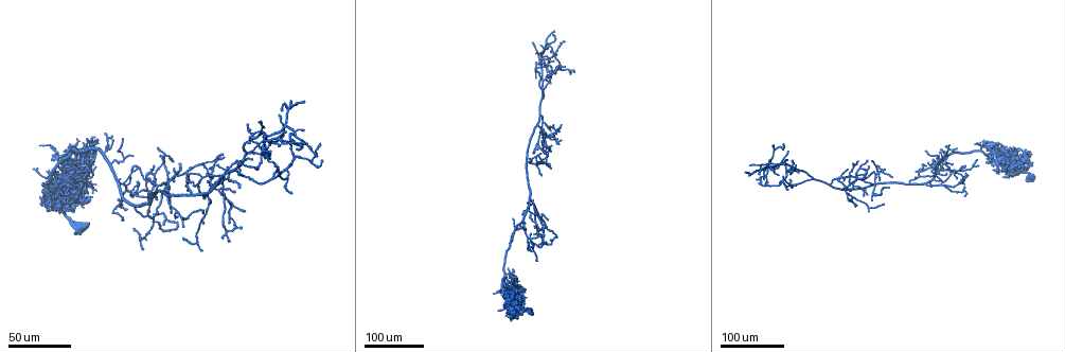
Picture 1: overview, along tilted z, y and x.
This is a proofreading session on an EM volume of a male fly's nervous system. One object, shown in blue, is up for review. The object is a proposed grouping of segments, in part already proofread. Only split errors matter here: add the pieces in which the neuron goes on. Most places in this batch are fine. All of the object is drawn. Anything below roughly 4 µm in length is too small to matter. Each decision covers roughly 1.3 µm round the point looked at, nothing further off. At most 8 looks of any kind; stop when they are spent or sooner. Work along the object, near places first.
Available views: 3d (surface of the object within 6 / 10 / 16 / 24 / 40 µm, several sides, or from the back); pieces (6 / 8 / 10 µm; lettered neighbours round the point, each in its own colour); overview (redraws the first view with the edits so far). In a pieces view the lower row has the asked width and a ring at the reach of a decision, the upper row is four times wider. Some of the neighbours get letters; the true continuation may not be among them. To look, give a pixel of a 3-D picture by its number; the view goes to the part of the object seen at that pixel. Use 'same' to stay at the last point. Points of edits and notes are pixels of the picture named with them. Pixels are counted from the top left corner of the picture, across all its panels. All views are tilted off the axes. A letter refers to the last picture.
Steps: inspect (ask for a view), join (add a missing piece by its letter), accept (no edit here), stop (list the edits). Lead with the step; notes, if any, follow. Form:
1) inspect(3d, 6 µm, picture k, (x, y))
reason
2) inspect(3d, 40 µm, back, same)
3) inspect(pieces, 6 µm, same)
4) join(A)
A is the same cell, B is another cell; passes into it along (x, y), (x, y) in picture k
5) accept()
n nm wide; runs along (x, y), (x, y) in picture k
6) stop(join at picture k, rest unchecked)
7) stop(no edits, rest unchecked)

inspect(3d, 40 µm, picture 1, (793, 162))
branch stops here

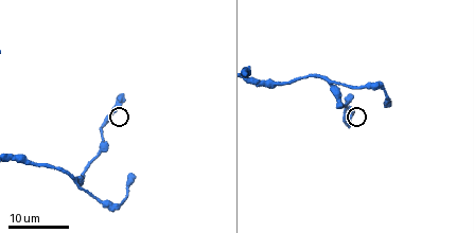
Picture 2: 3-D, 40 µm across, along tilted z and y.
inspect(pieces, 8 µm, picture 2, (124, 95))
what lies round it

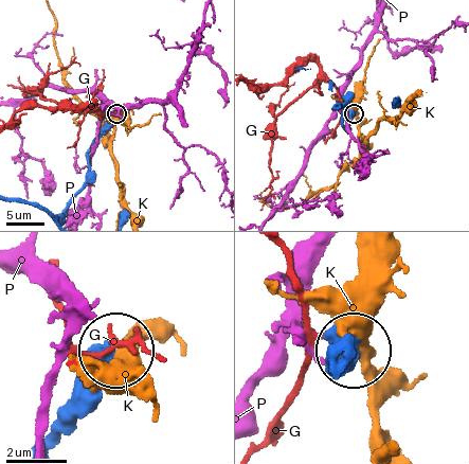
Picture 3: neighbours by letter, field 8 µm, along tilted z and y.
accept()
G, K and P are other cells; none of them fits

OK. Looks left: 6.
inspect(3d, 40 µm, picture 1, (849, 170))
an open end

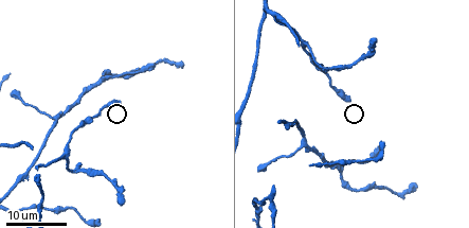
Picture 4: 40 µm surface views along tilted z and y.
inspect(pieces, 10 µm, picture 4, (347, 102))

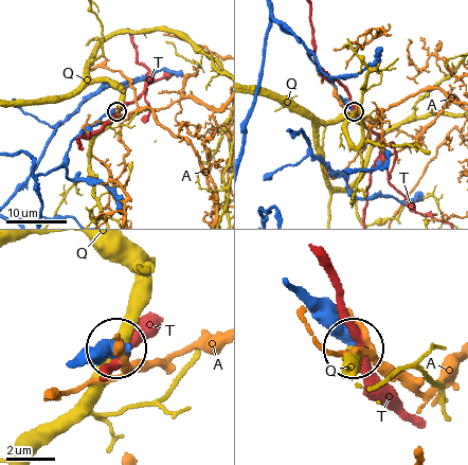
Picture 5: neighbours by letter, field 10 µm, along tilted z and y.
accept()
A, Q and T are other cells; no lettered piece goes on from it

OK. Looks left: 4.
inspect(3d, 40 µm, picture 1, (172, 213))
an open end

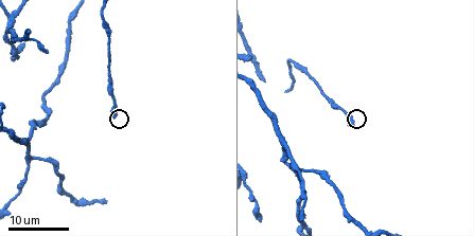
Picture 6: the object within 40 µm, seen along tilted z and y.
inspect(pieces, 10 µm, picture 6, (115, 117))

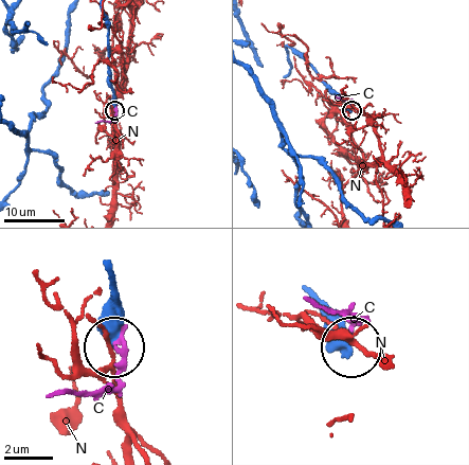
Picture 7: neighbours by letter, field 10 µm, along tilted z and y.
accept()
400 nm wide; C and N are other cells; runs along (108, 269), (112, 292), (107, 322), (115, 342) in picture 7; none of them fits

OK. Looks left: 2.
inspect(3d, 40 µm, picture 1, (511, 318))
branch stops here

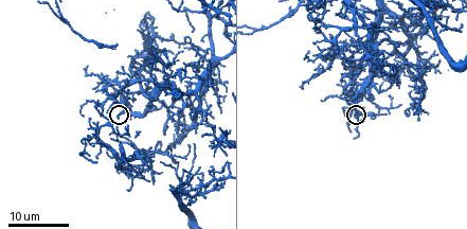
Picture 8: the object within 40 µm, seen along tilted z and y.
inspect(pieces, 10 µm, picture 8, (354, 100))

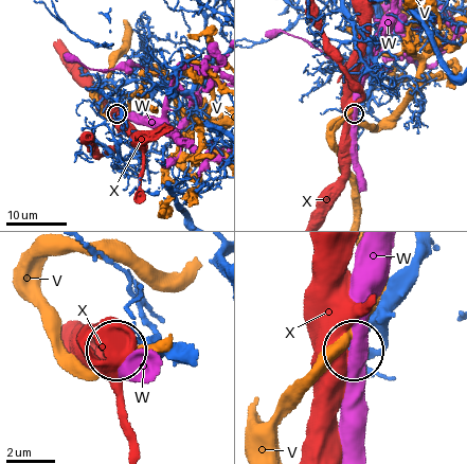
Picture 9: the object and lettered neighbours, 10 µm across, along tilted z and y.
accept()
230 nm wide; V, W and X are other cells; none of them fits

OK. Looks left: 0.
stop(no edits, rest unchecked)

